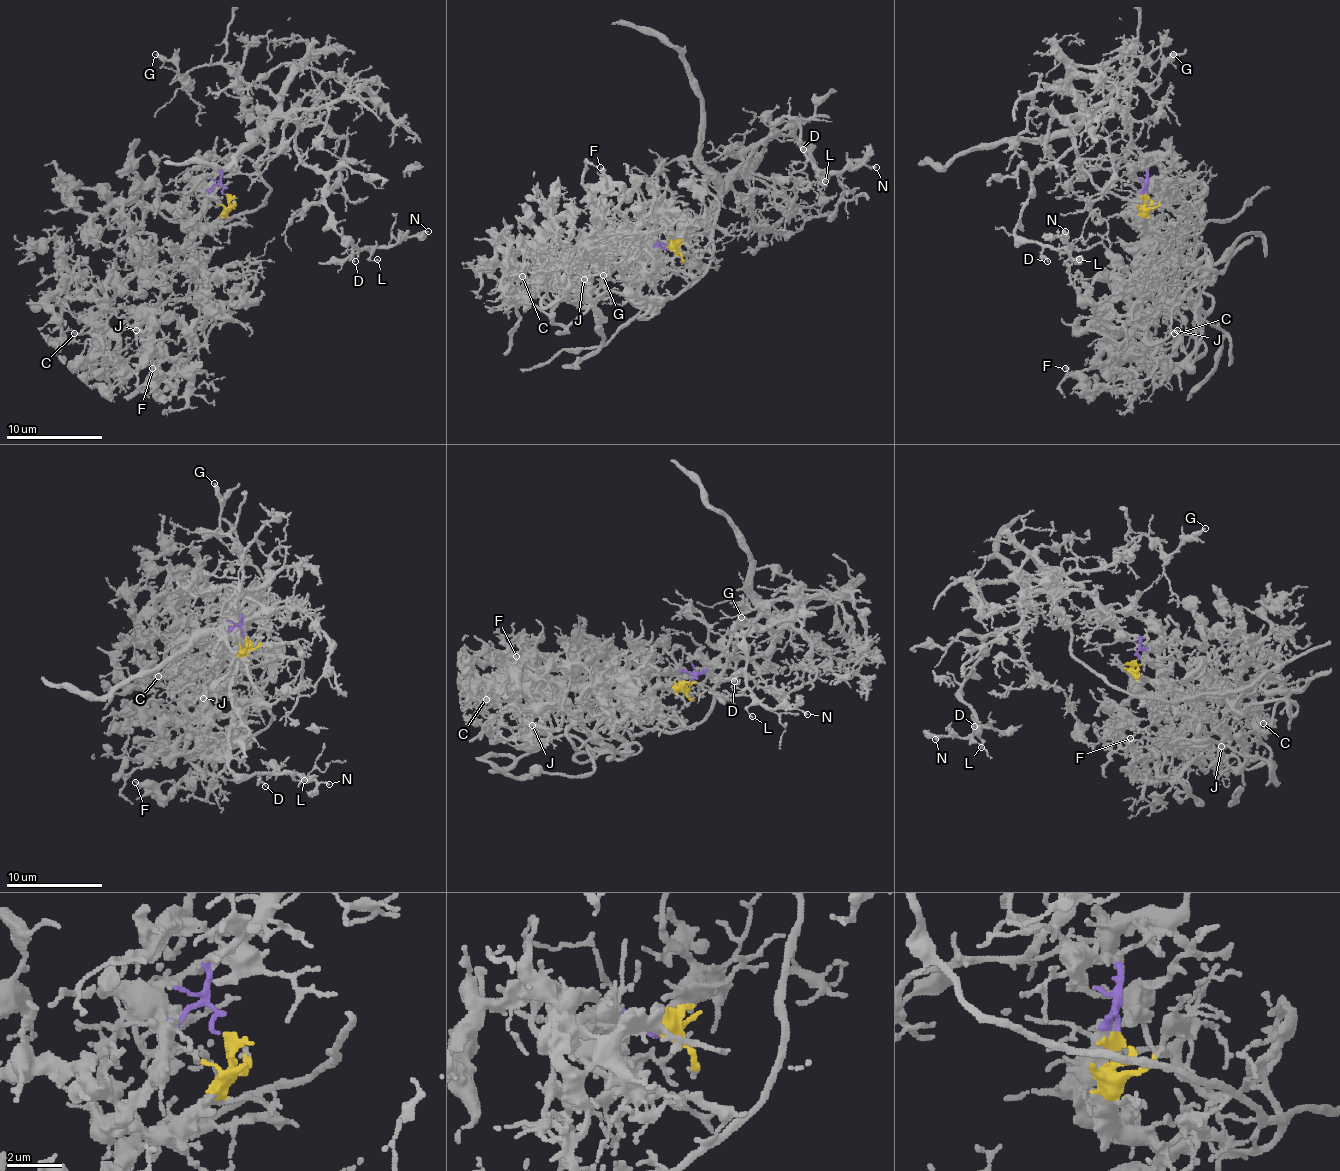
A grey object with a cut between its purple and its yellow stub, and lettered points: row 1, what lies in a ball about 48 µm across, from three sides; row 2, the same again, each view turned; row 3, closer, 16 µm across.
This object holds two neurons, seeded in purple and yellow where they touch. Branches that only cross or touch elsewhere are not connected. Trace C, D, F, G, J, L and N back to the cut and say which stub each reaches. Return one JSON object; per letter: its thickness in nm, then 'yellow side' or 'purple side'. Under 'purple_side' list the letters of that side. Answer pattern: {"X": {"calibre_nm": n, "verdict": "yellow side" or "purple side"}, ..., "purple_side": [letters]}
{"C": {"calibre_nm": 110, "verdict": "yellow side"}, "D": {"calibre_nm": 200, "verdict": "purple side"}, "F": {"calibre_nm": 150, "verdict": "yellow side"}, "G": {"calibre_nm": 280, "verdict": "purple side"}, "J": {"calibre_nm": 120, "verdict": "yellow side"}, "L": {"calibre_nm": 140, "verdict": "purple side"}, "N": {"calibre_nm": 140, "verdict": "purple side"}, "purple_side": ["D", "G", "L", "N"]}

